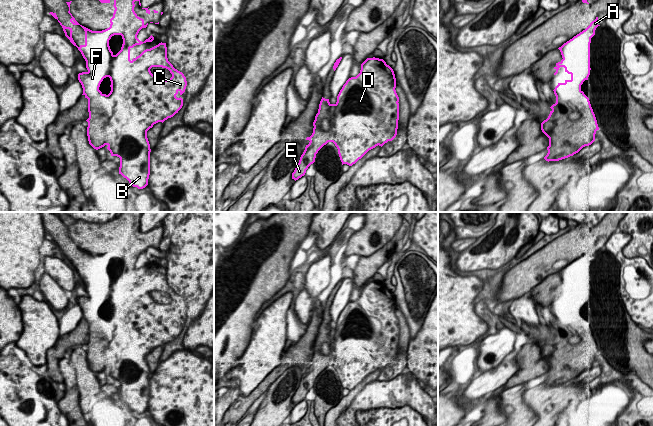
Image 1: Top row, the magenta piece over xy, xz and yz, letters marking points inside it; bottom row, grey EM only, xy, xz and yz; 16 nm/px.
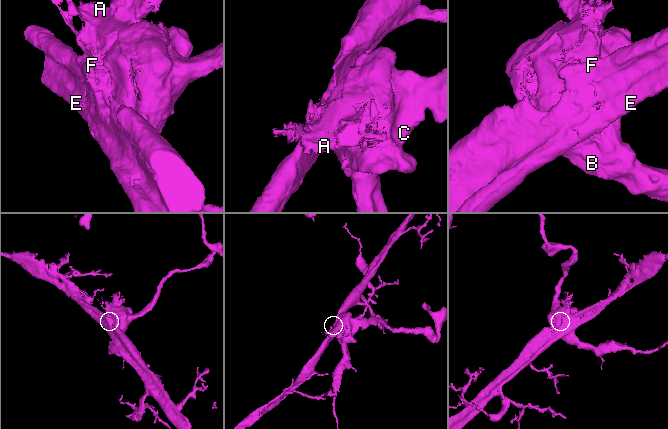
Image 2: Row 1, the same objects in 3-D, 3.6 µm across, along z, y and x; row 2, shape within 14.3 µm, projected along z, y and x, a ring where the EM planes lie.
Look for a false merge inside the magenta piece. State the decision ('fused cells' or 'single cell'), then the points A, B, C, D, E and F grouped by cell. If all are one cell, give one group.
fused cells | A B C D F / E

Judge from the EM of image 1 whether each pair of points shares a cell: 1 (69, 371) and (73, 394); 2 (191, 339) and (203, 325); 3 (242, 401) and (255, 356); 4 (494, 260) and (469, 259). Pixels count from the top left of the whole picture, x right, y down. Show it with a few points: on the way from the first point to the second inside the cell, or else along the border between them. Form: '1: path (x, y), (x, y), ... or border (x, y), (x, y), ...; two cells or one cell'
1: path (69, 377), (71, 388); one cell
2: path (194, 336), (202, 328); one cell
3: border (261, 381), (247, 395), (242, 396); two cells
4: path (488, 259), (475, 259); one cell

